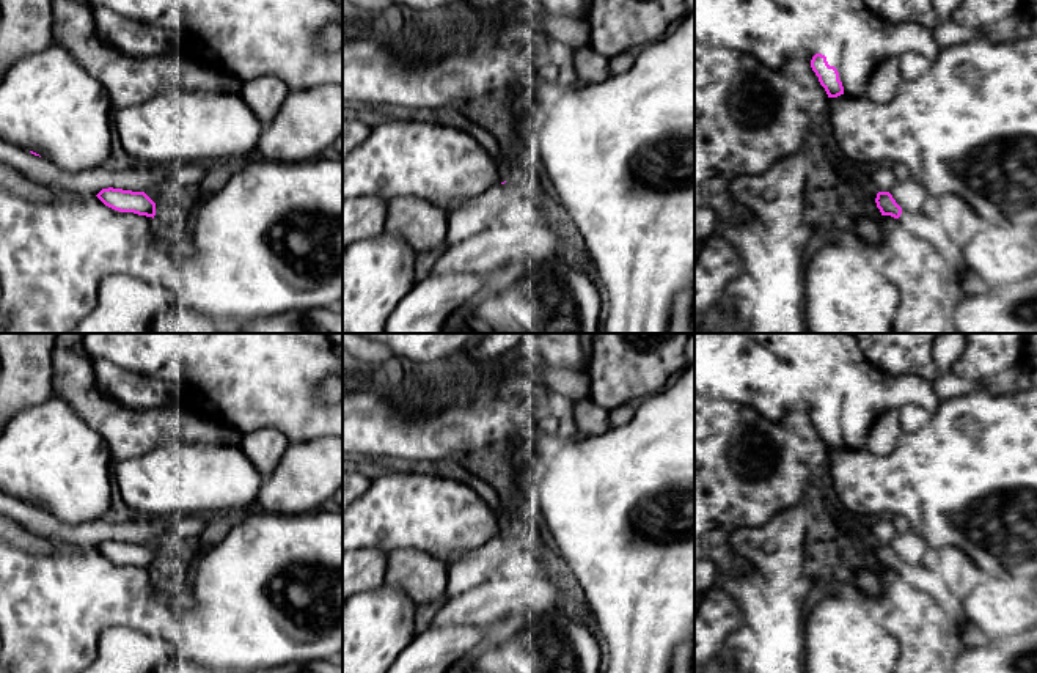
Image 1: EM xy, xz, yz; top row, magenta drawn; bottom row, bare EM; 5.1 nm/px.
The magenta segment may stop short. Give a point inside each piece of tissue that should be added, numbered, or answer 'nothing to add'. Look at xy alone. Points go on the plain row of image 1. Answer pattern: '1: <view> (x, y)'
nothing to add

